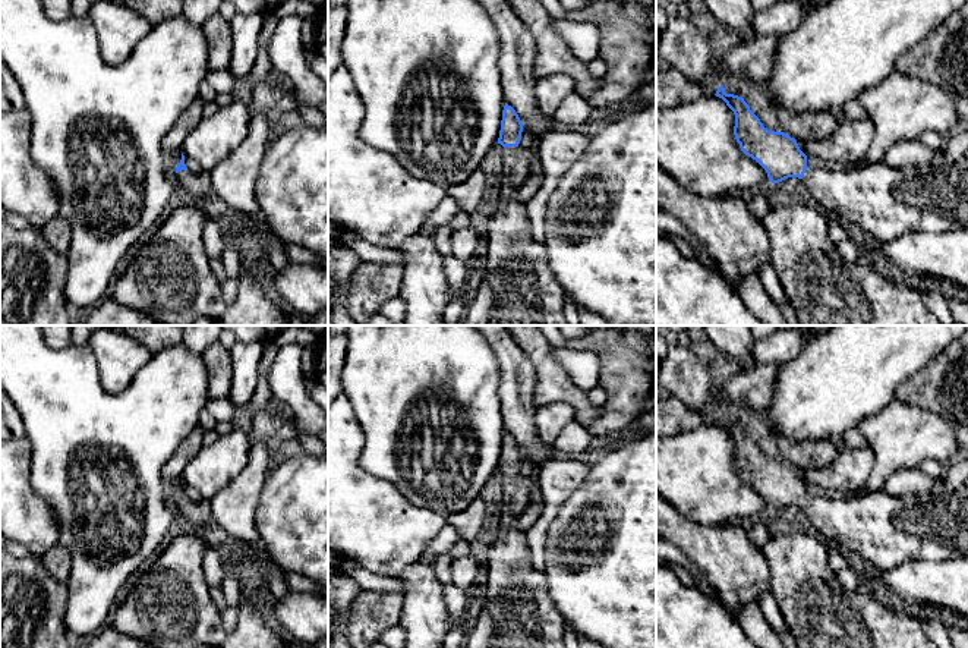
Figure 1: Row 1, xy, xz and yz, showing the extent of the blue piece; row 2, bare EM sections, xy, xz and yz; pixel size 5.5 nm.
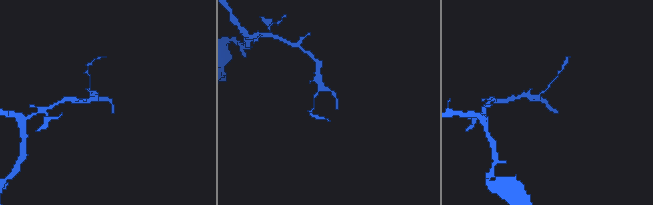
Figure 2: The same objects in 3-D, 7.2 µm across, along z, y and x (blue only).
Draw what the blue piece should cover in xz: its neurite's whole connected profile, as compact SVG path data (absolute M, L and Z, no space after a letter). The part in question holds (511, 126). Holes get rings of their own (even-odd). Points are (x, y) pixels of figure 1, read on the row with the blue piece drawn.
M505 103L502 110L498 144L504 147L504 170L498 183L508 186L508 202L502 211L495 210L489 217L489 229L483 242L480 265L485 280L492 287L489 325L568 325L564 315L565 292L559 286L548 259L543 243L530 232L526 204L520 201L520 189L529 182L530 164L536 147L520 148L523 123L515 110Z

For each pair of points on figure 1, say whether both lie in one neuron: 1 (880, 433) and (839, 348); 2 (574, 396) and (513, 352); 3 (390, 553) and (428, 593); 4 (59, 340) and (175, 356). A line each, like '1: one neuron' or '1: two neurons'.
1: two neurons
2: two neurons
3: two neurons
4: two neurons

